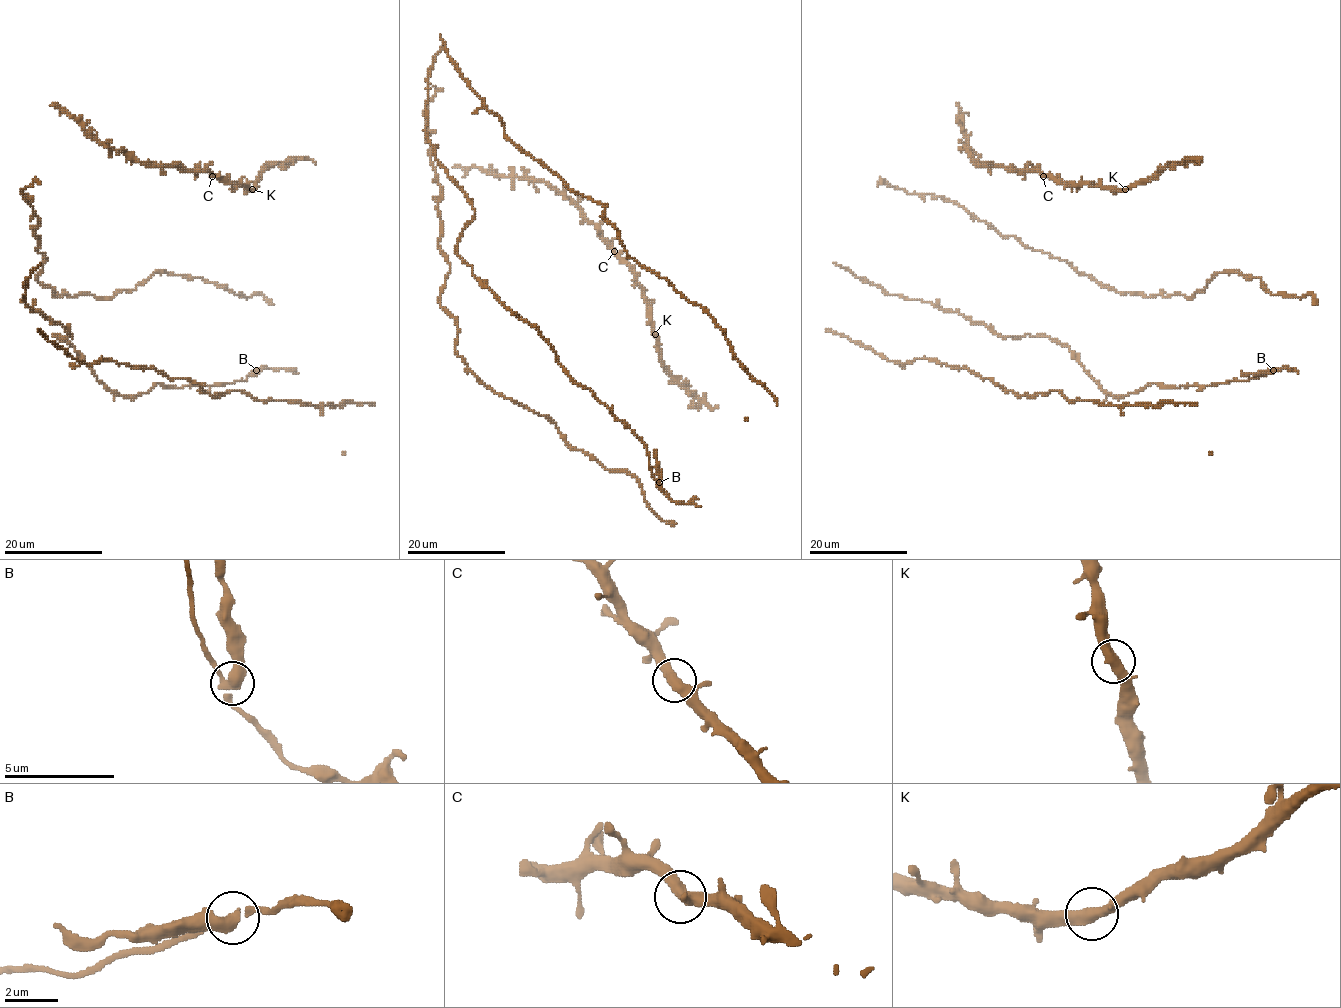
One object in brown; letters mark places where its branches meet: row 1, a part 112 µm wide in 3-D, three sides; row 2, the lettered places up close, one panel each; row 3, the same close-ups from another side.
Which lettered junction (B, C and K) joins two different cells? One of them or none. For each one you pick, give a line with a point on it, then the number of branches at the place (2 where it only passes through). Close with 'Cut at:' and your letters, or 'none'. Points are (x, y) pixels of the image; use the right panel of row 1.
B: Place: (1273, 370). Branches: 3
Cut at: B

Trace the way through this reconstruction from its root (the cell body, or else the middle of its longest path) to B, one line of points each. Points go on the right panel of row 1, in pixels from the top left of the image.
B: (1230, 381), (1246, 381), (1274, 370)

